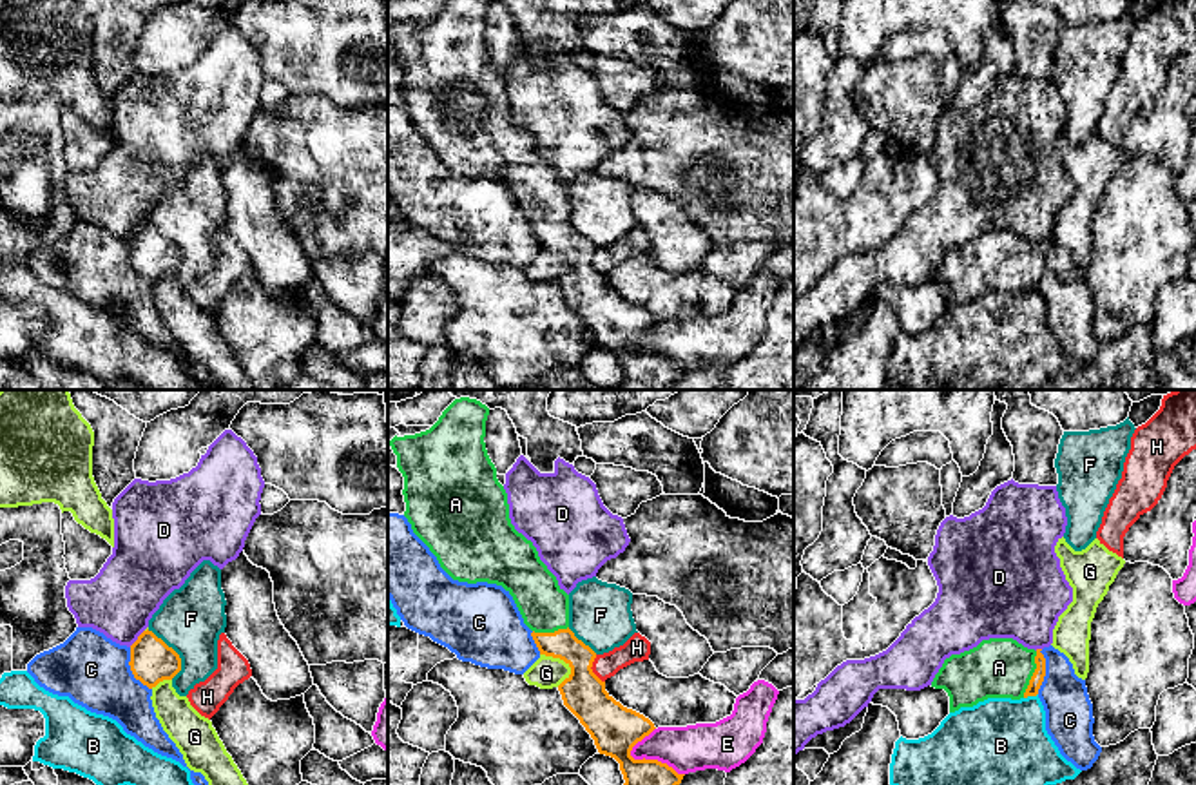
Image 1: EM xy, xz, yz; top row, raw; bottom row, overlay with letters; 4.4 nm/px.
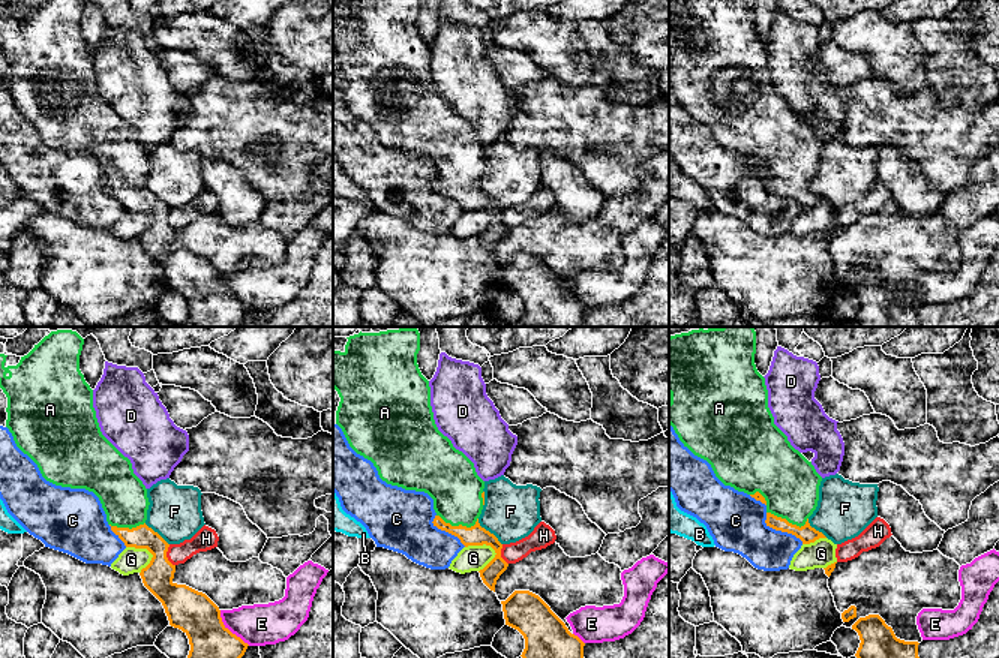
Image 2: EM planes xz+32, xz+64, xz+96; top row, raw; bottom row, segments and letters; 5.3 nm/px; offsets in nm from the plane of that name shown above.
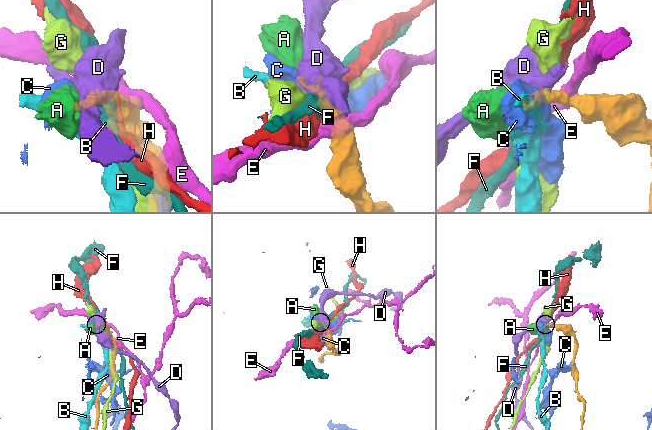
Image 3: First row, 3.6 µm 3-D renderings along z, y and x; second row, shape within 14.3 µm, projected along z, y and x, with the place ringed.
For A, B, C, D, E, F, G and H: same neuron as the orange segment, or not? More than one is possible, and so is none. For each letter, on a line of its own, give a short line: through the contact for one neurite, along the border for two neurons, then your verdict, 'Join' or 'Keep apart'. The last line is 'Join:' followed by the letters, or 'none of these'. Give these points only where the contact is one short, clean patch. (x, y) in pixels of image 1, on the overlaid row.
A: Line: yz (1037, 678), (1033, 675), (999, 668). Join
B: Line: yz (1037, 693), (1024, 698). Keep apart
C: Keep apart
D: Line: xy (144, 629), (129, 646). Keep apart
E: Line: xz (629, 751), (635, 758), (656, 758), (684, 775). Keep apart
F: Keep apart
G: Line: xz (540, 653), (559, 657), (569, 668), (569, 677). Keep apart
H: Line: xz (595, 655), (591, 669), (604, 682). Keep apart
Join: A

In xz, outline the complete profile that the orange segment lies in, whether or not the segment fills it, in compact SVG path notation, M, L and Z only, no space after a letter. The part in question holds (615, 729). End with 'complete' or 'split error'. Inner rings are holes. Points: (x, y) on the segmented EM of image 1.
M455 399L426 431L388 441L404 477L404 517L413 533L437 557L440 567L458 582L502 586L515 600L540 654L564 660L571 674L558 685L564 705L580 720L600 754L620 763L623 785L680 785L678 774L658 760L634 760L632 747L656 727L643 714L623 707L593 673L596 653L569 629L569 595L540 560L536 548L515 529L509 518L507 493L497 479L497 468L486 450L489 408L477 399Z; split error

